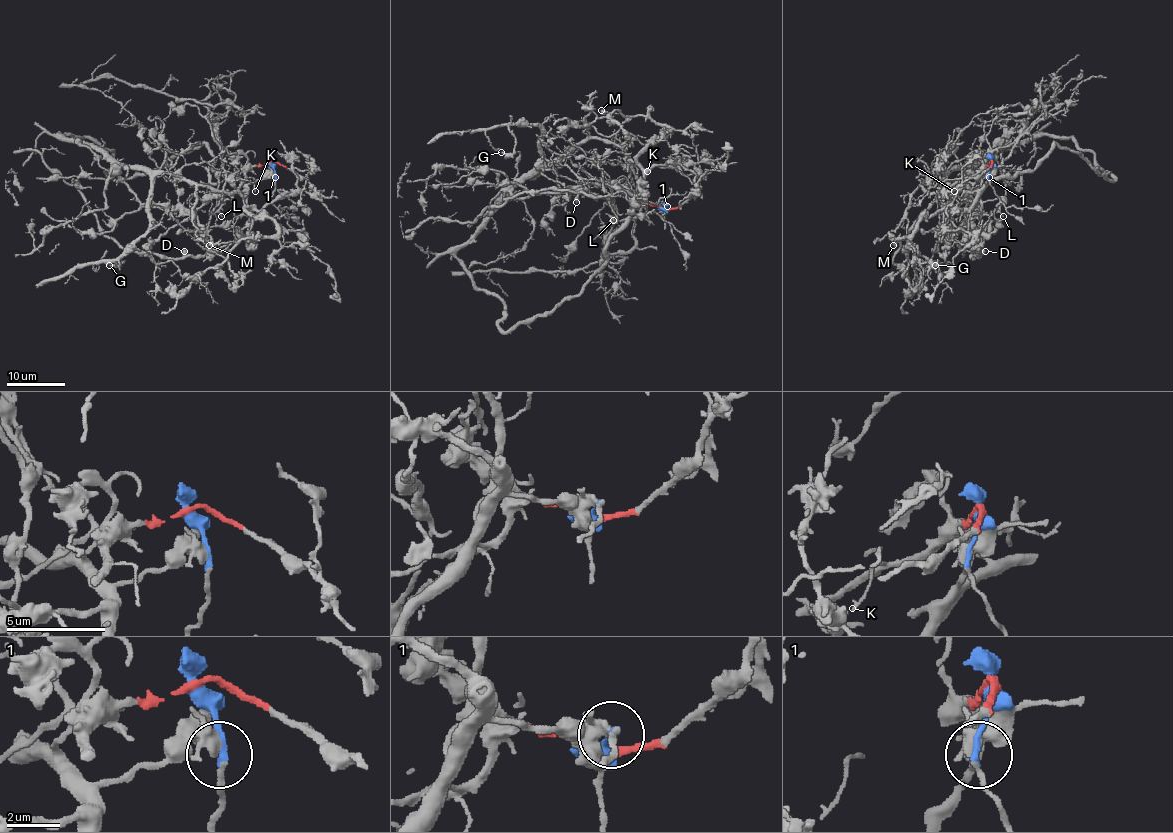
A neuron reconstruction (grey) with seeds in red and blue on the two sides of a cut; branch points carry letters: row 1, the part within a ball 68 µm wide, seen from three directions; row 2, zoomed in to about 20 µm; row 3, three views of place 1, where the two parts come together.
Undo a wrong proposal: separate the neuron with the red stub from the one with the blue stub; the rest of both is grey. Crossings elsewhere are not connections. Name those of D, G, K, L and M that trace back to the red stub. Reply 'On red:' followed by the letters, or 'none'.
On red: G, K, M

